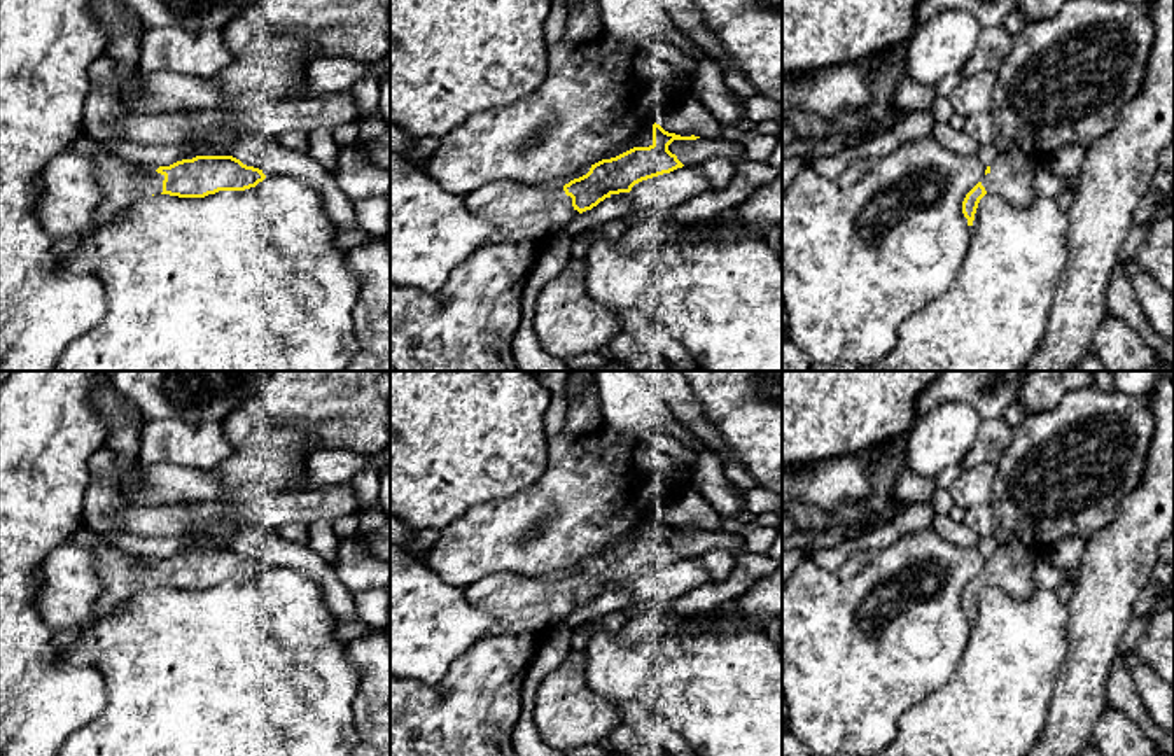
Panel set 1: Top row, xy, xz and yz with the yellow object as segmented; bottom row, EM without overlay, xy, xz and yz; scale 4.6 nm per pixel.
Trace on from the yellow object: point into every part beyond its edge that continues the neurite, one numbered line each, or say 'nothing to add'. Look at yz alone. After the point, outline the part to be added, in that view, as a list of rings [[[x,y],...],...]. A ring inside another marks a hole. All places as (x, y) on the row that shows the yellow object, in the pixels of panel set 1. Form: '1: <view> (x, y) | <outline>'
1: yz (1012, 174) | [[[1015,145],[1006,152],[997,152],[990,172],[980,182],[987,194],[999,194],[1015,205],[1029,205],[1038,198],[1036,172],[1036,159]]]

